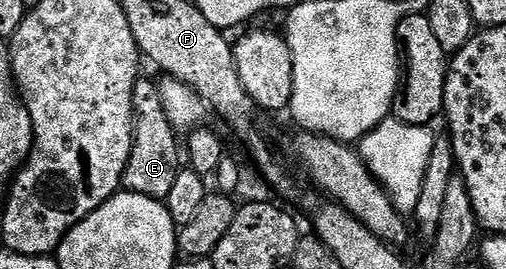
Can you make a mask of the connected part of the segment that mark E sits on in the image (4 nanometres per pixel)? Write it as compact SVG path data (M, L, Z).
M140 77L133 88L133 112L135 113L135 139L129 156L129 164L123 173L122 189L129 194L140 194L165 200L177 181L181 169L181 138L175 125L161 104L159 82Z

